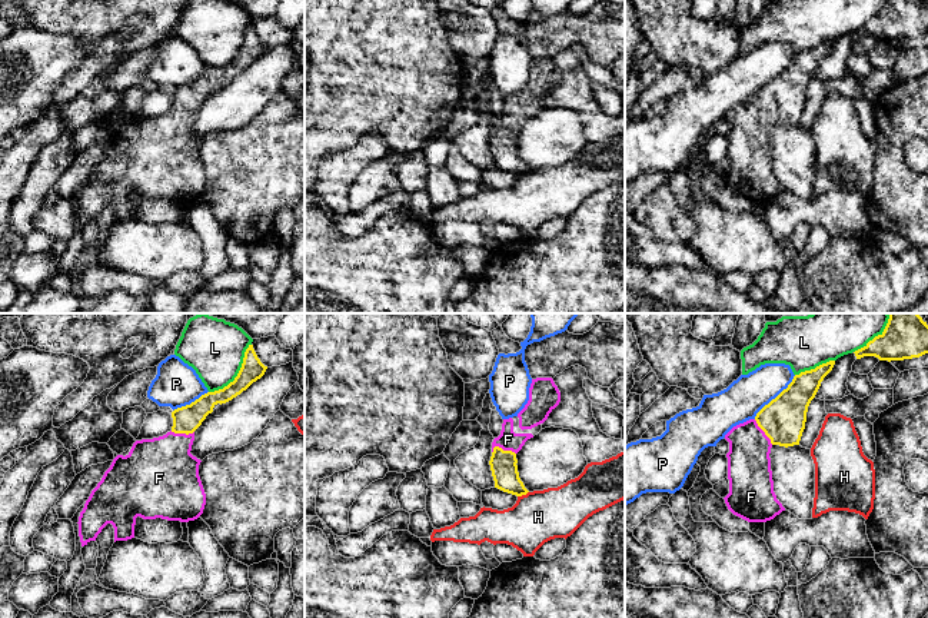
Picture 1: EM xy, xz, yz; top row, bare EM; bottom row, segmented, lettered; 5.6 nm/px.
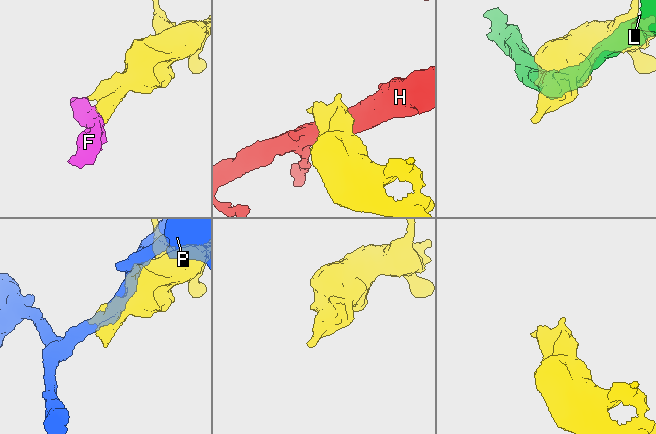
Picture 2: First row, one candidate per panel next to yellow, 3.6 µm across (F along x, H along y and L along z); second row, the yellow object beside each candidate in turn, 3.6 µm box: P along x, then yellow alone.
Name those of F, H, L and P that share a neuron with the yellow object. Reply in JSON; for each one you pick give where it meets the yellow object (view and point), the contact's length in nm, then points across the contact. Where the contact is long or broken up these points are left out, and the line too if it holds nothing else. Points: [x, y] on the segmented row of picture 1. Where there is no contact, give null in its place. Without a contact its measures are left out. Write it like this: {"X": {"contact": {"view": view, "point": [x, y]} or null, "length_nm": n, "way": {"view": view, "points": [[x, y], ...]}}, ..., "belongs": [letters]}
{"F": {"contact": {"view": "xz", "point": [502, 449]}, "length_nm": 140}, "belongs": ["F"]}

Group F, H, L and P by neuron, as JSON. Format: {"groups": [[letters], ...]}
{"groups": [["F"], ["H"], ["L"], ["P"]]}

